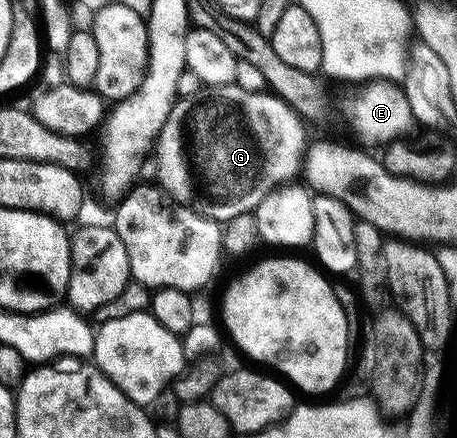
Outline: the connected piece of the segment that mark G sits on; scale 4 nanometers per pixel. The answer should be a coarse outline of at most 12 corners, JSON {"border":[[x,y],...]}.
{"border":[[241,83],[174,100],[160,184],[218,223],[302,172],[306,122]]}

